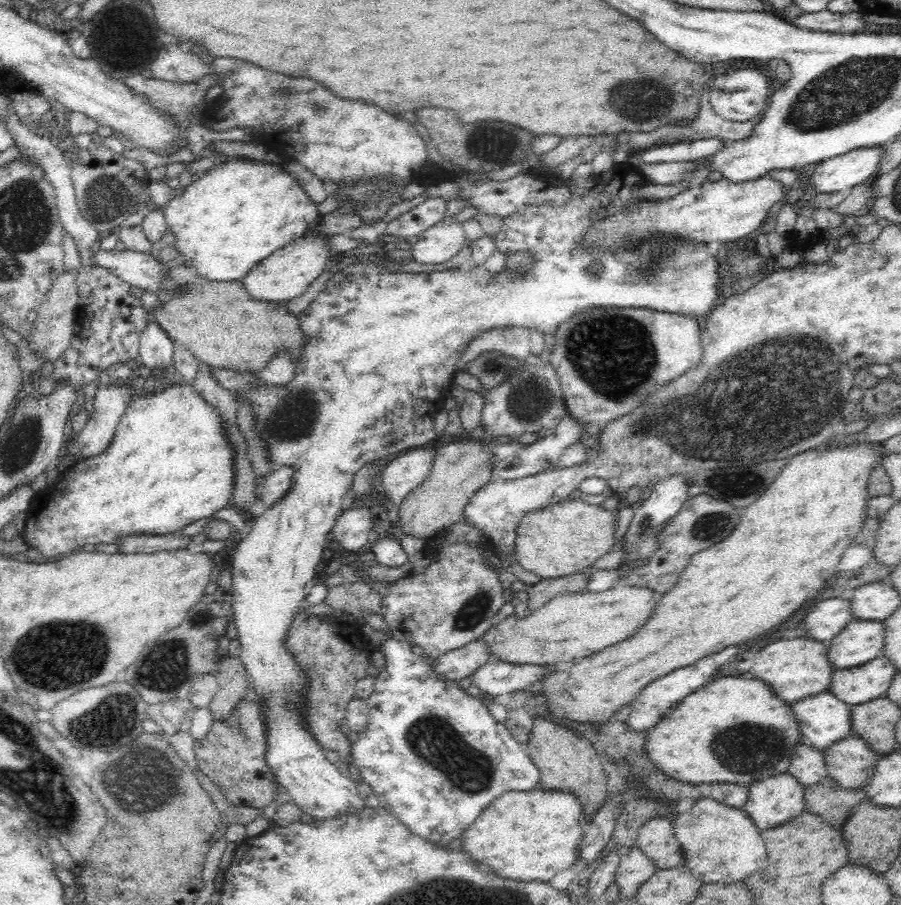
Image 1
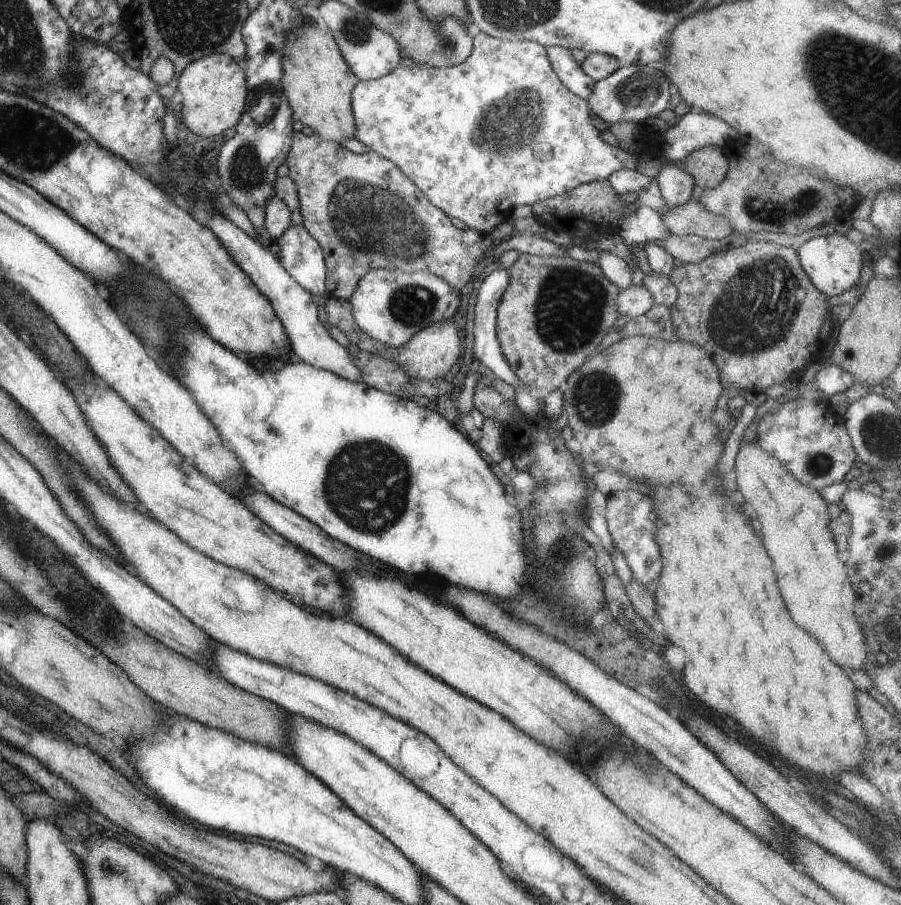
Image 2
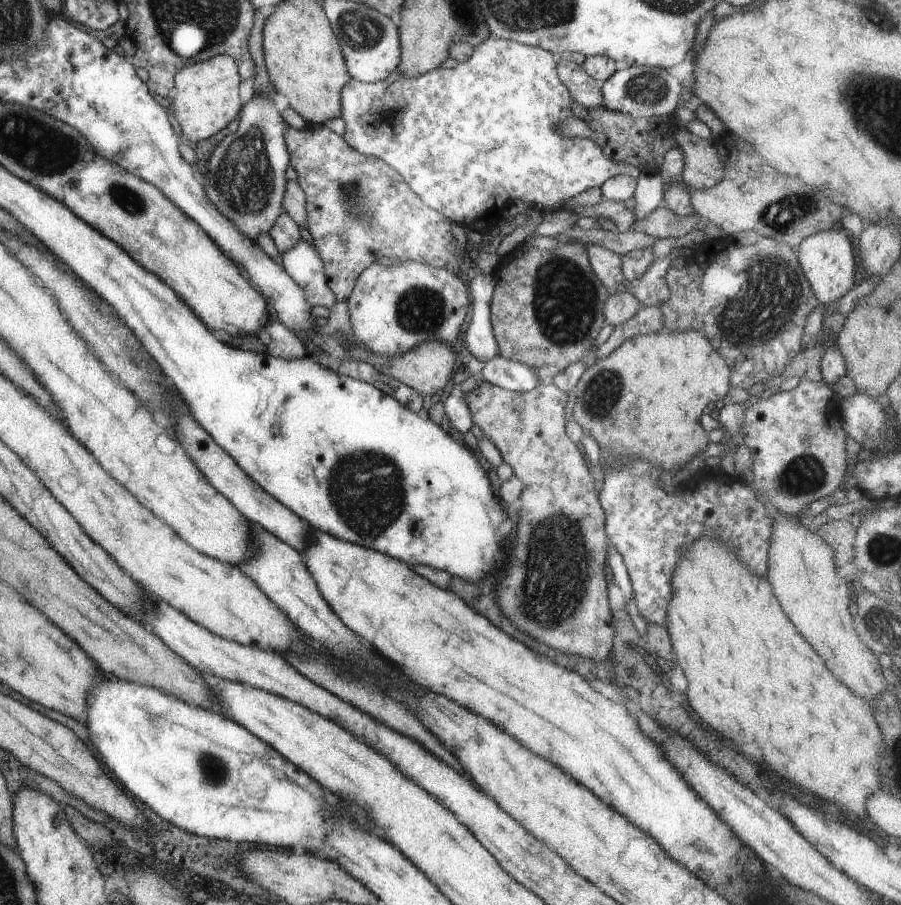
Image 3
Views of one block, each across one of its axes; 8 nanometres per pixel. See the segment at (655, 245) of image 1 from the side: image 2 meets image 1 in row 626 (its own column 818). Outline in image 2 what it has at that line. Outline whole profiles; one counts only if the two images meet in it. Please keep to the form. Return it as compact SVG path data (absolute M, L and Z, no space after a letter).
M840 233L811 238L797 251L802 268L814 286L827 297L838 296L857 284L864 260L864 252Z

